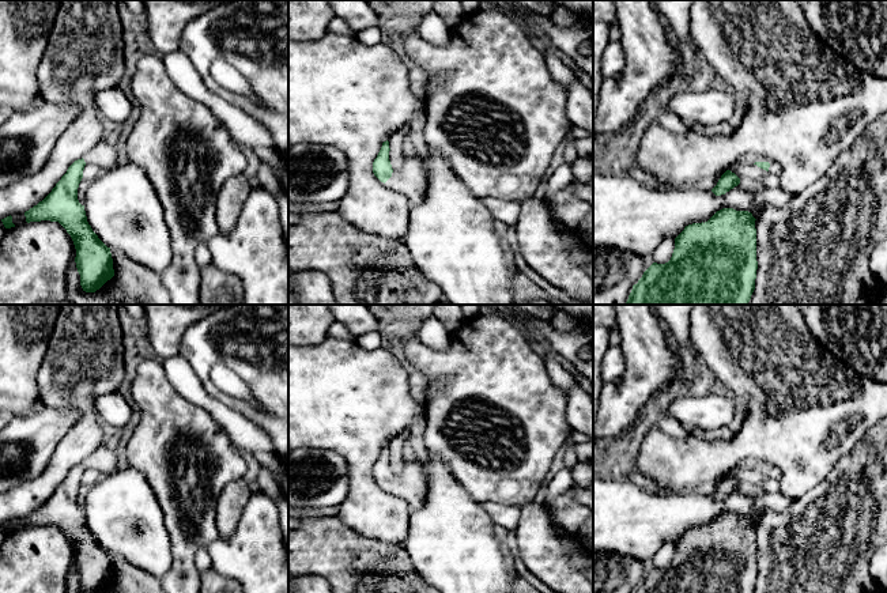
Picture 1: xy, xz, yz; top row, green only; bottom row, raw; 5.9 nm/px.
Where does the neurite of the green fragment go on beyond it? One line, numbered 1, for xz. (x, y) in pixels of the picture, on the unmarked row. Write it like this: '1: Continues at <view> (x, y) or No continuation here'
1: Continues at xz (410, 483)

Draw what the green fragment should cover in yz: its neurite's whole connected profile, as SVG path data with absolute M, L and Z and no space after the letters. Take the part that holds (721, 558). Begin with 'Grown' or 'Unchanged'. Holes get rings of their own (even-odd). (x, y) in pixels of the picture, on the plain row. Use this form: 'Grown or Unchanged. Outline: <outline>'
Unchanged. Outline: M722 513L705 528L686 530L675 543L671 564L653 567L633 593L755 593L755 525L748 515Z

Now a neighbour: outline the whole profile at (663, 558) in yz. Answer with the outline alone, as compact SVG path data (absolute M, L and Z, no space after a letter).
M665 543L652 558L653 567L657 567L657 569L668 567L672 562L673 554L675 554L675 544Z

